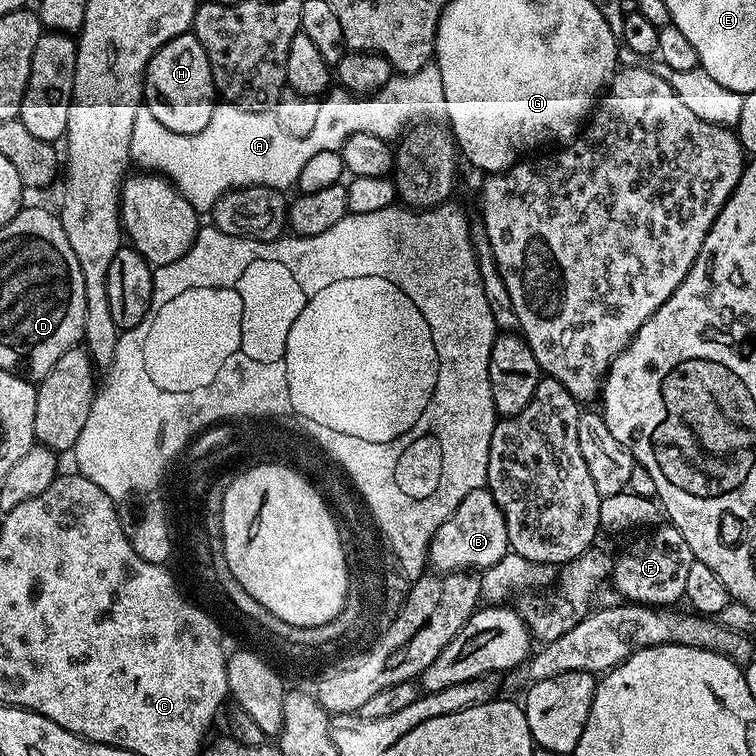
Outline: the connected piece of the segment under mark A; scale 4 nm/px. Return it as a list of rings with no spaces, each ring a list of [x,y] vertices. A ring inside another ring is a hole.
[[[428,63],[422,70],[407,74],[393,75],[391,82],[373,96],[353,96],[351,92],[332,90],[320,100],[320,109],[315,125],[310,134],[294,137],[279,125],[271,111],[251,112],[249,108],[240,108],[227,102],[217,103],[210,114],[210,122],[206,122],[206,130],[198,134],[174,134],[174,130],[166,130],[154,114],[146,106],[138,110],[134,118],[134,134],[130,138],[132,160],[140,163],[141,169],[152,174],[167,176],[172,185],[186,198],[197,213],[211,213],[212,207],[220,196],[233,192],[235,188],[246,186],[266,186],[267,188],[291,189],[296,183],[298,174],[302,174],[302,166],[306,166],[309,158],[322,150],[339,152],[341,146],[350,138],[350,134],[374,134],[374,138],[395,141],[413,122],[421,118],[436,122],[444,116],[446,110],[446,94],[442,90],[442,74],[435,63]]]

